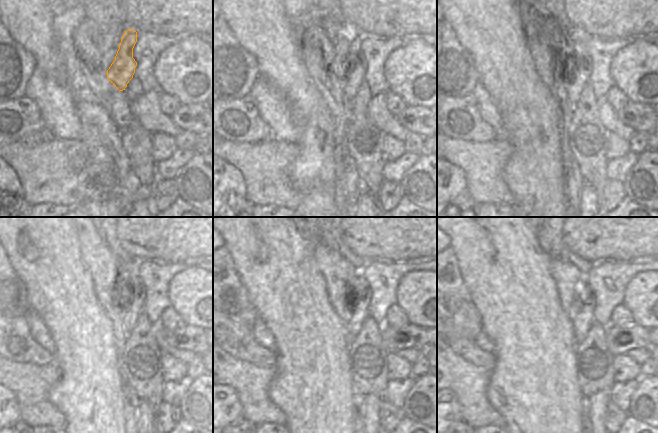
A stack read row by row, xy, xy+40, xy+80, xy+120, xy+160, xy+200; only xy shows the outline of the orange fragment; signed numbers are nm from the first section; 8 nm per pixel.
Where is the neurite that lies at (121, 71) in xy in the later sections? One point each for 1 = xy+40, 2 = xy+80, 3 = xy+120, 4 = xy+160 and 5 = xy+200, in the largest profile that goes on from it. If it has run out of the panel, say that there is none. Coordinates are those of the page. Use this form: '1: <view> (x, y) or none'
1: xy+40 (355, 76)
2: xy+80 (579, 77)
3: xy+120 (133, 301)
4: xy+160 (359, 301)
5: xy+200 (584, 302)

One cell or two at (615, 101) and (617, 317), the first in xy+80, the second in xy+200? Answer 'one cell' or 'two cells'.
one cell

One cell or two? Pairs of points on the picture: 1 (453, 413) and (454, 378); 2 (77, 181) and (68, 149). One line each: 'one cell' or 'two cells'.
1: two cells
2: one cell

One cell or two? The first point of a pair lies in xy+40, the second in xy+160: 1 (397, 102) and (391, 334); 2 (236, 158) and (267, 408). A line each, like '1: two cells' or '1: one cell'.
1: two cells
2: one cell

